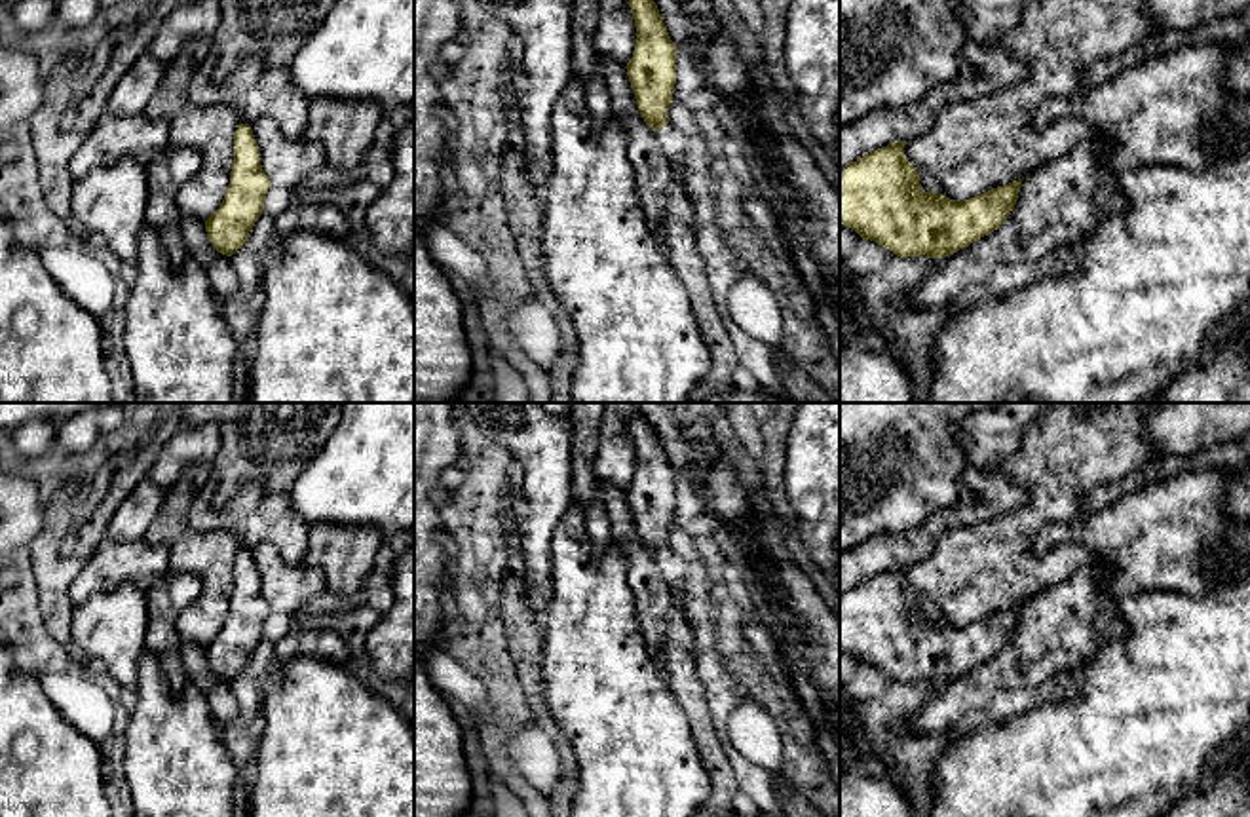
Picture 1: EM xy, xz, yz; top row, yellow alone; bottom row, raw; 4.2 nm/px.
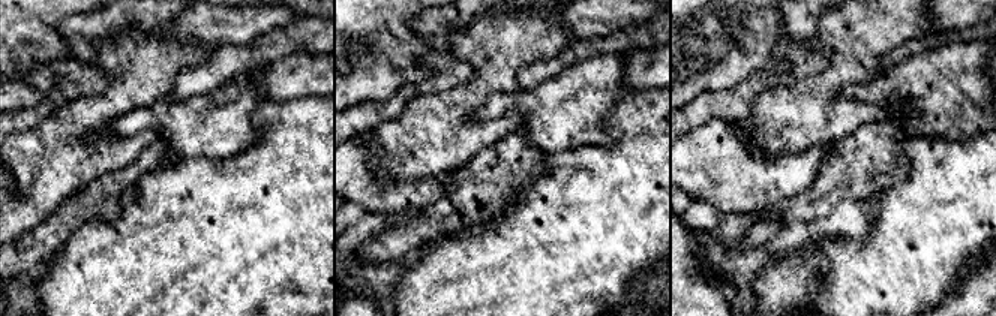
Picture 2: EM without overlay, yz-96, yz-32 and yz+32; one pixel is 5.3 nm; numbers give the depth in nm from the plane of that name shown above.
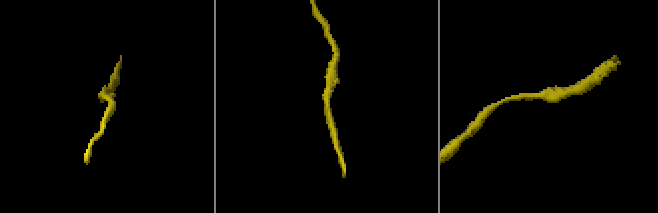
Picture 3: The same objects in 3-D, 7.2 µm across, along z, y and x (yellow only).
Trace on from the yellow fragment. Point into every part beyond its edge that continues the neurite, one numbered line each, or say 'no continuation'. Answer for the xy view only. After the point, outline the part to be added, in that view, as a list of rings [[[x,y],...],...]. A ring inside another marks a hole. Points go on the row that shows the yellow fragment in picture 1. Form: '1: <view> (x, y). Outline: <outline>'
no continuation

